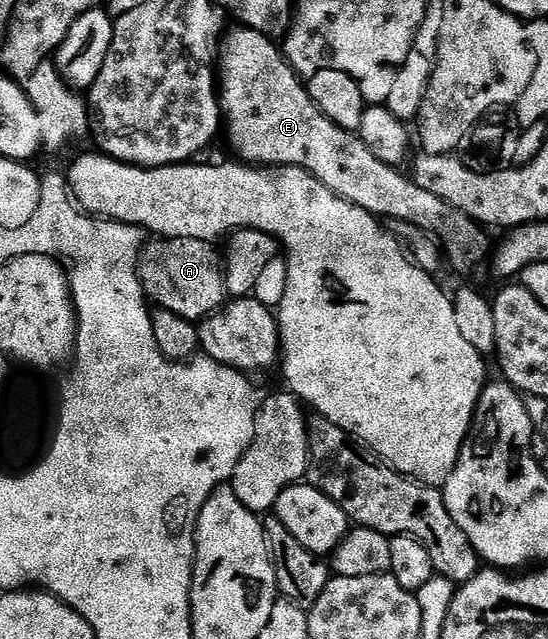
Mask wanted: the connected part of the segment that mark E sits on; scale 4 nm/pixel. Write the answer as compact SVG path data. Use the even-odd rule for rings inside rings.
M245 27L234 28L238 29L231 28L220 42L220 104L224 133L230 136L230 145L242 156L239 158L243 162L255 167L291 165L306 169L316 179L320 179L320 183L324 183L328 191L351 201L356 207L364 207L364 211L375 217L391 217L391 222L407 221L420 227L437 240L444 250L449 268L451 265L458 273L470 273L485 257L487 260L492 245L482 238L483 226L444 199L436 199L432 191L424 191L424 187L416 184L407 174L405 177L401 168L380 163L380 159L376 159L376 155L368 151L357 132L341 129L339 125L332 123L332 119L328 119L318 110L316 103L312 103L309 88L286 61L283 50L277 44L274 46L267 34Z

